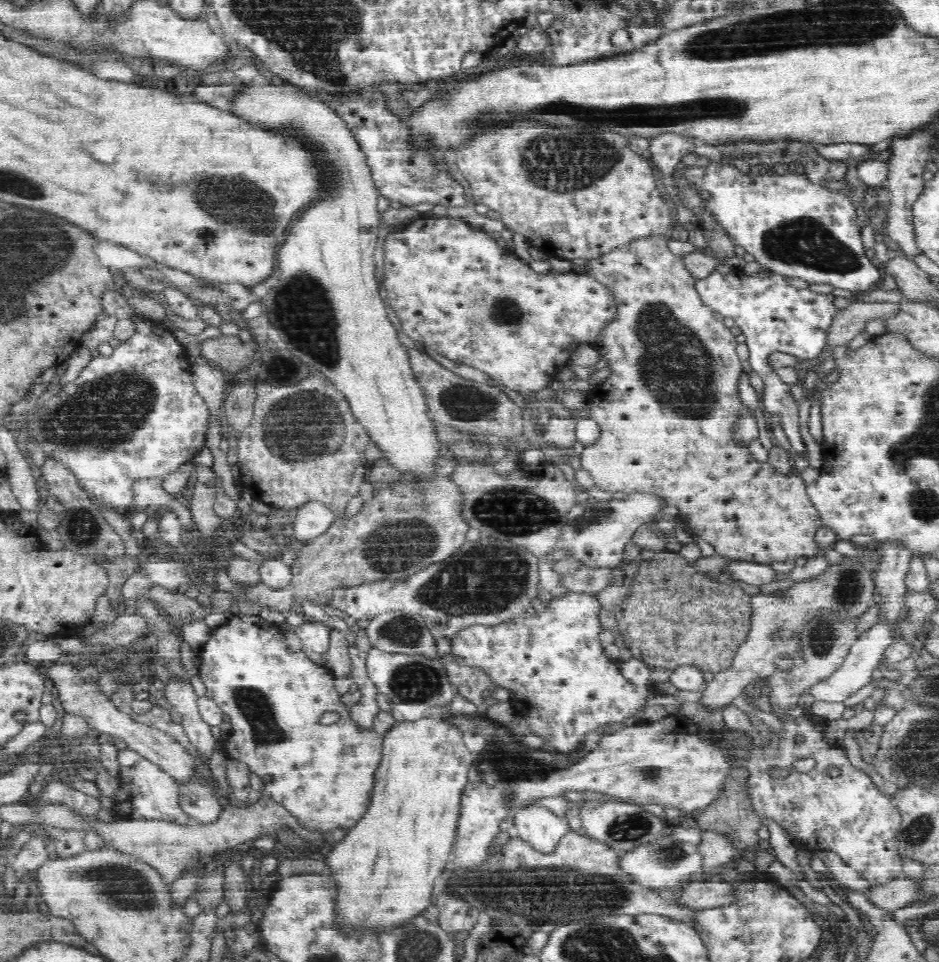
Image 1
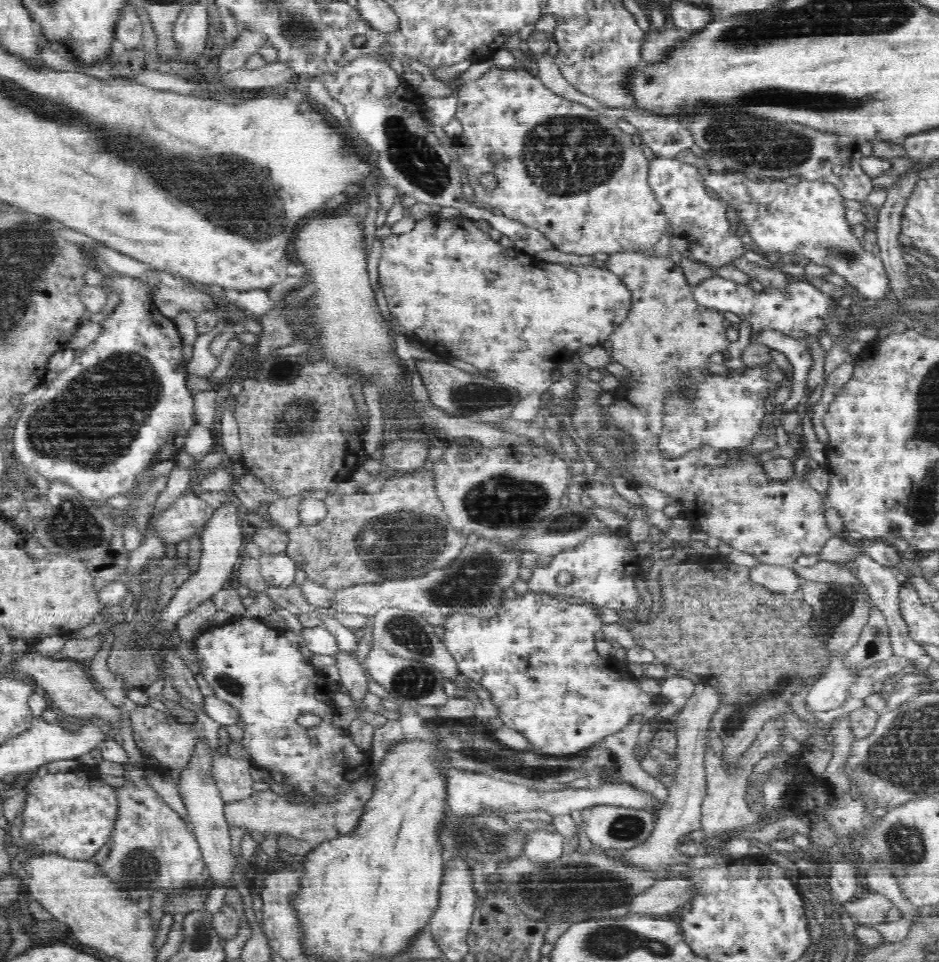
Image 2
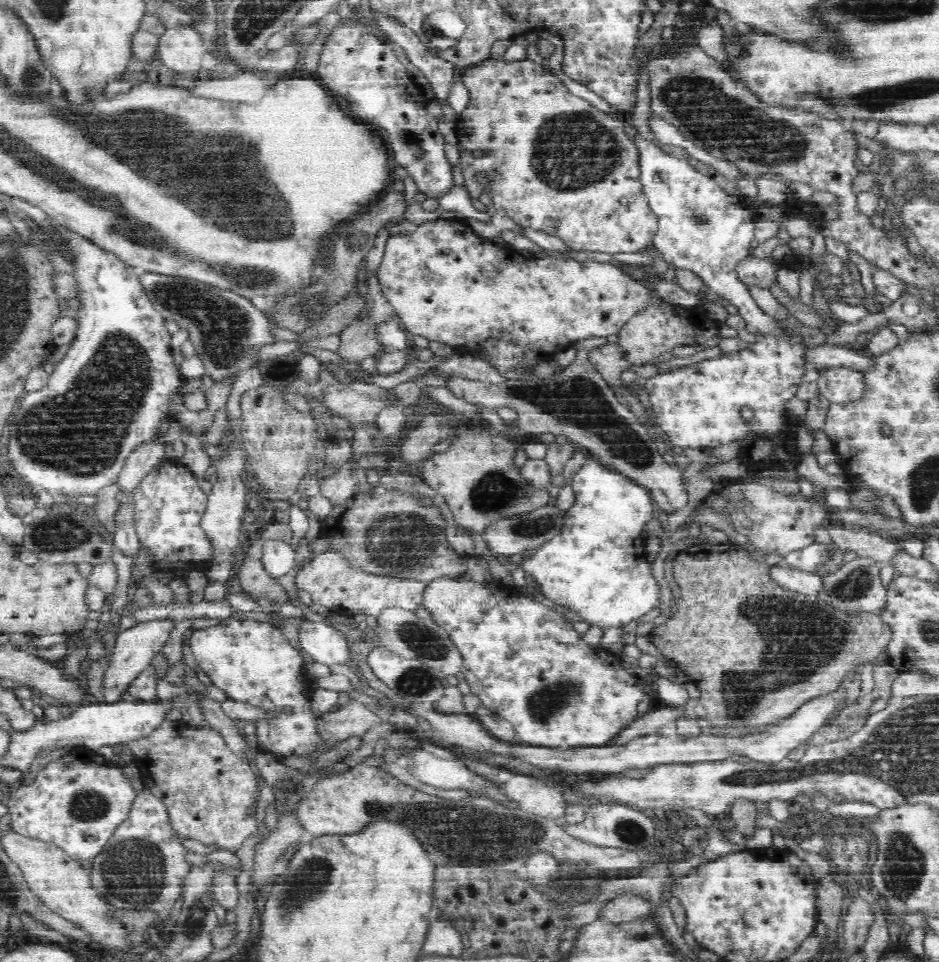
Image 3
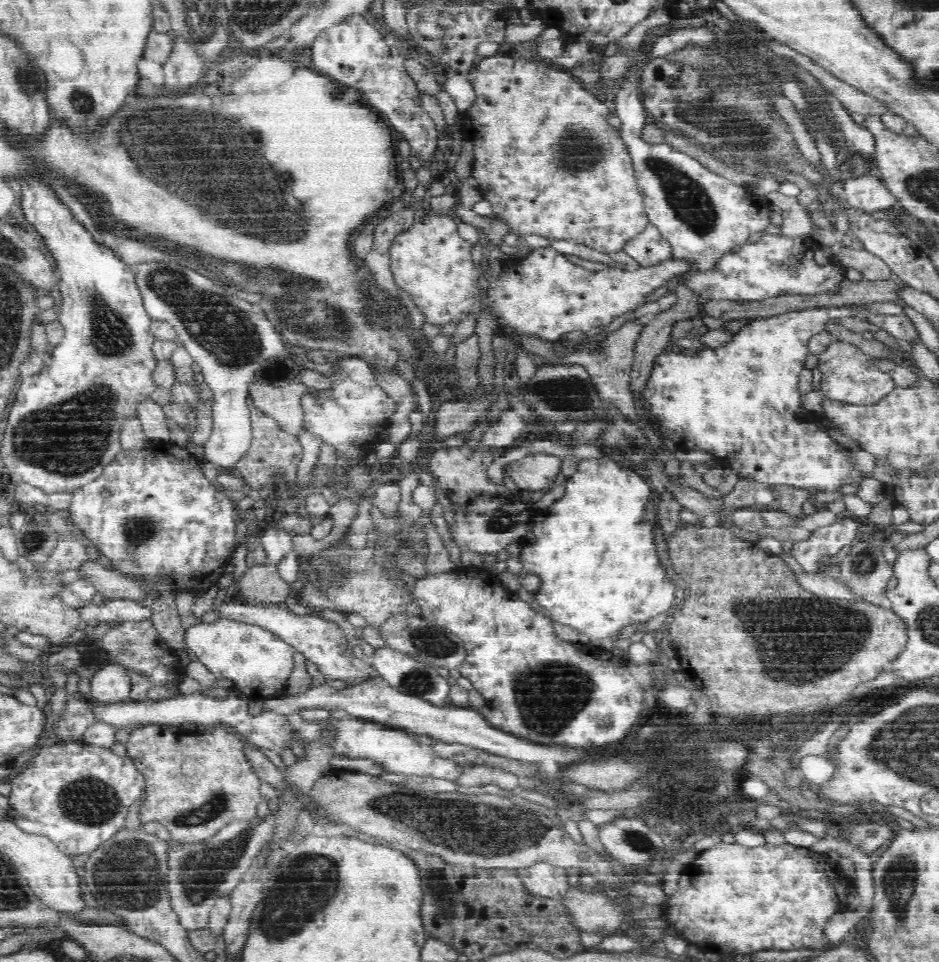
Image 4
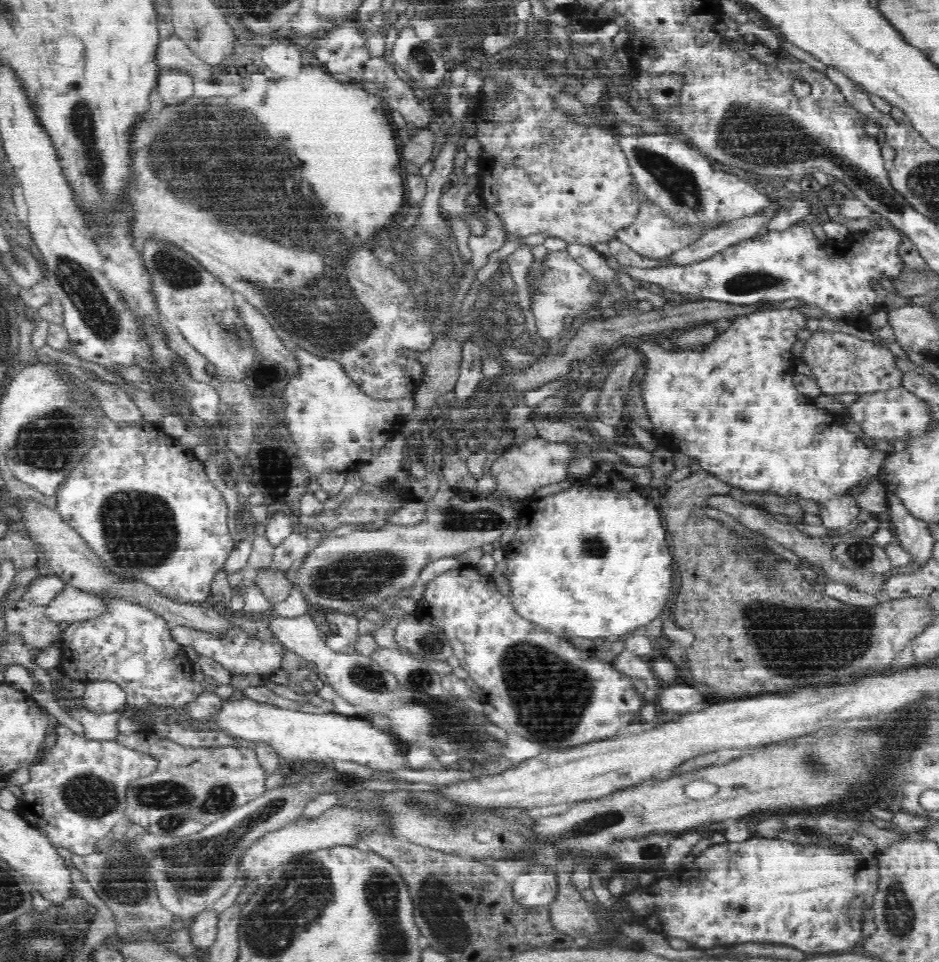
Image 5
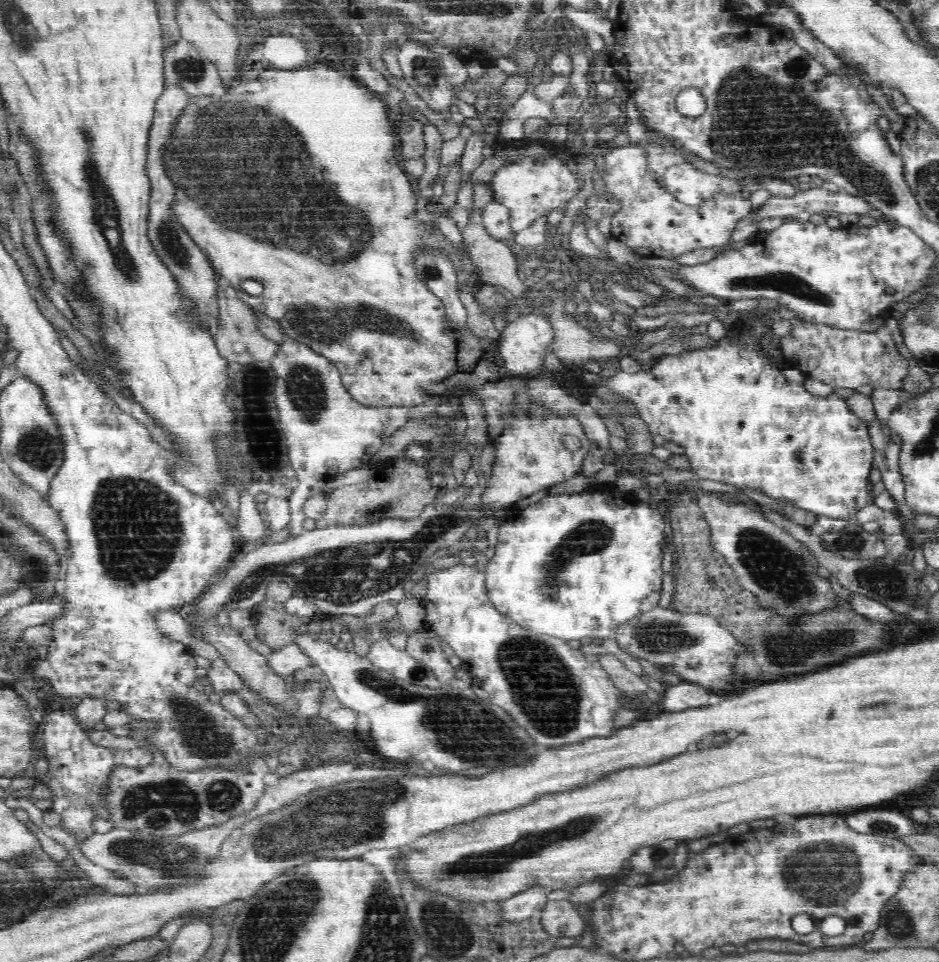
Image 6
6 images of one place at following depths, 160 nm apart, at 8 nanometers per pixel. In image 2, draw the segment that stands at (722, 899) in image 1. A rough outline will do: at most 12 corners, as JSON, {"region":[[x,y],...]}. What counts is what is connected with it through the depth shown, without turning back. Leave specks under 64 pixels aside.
{"region":[[680,876],[635,896],[630,914],[678,912],[692,893]]}

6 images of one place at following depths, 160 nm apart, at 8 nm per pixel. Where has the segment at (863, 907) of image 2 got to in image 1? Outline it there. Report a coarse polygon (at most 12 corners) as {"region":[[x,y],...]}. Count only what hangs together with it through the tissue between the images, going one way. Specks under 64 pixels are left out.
{"region":[[914,879],[873,886],[868,899],[890,913],[918,900]]}

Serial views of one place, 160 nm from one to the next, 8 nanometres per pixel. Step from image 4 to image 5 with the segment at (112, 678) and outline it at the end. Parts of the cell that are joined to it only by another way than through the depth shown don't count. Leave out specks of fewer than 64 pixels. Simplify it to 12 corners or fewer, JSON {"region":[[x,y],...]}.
{"region":[[112,681],[85,686],[80,703],[95,714],[123,710],[125,692]]}

